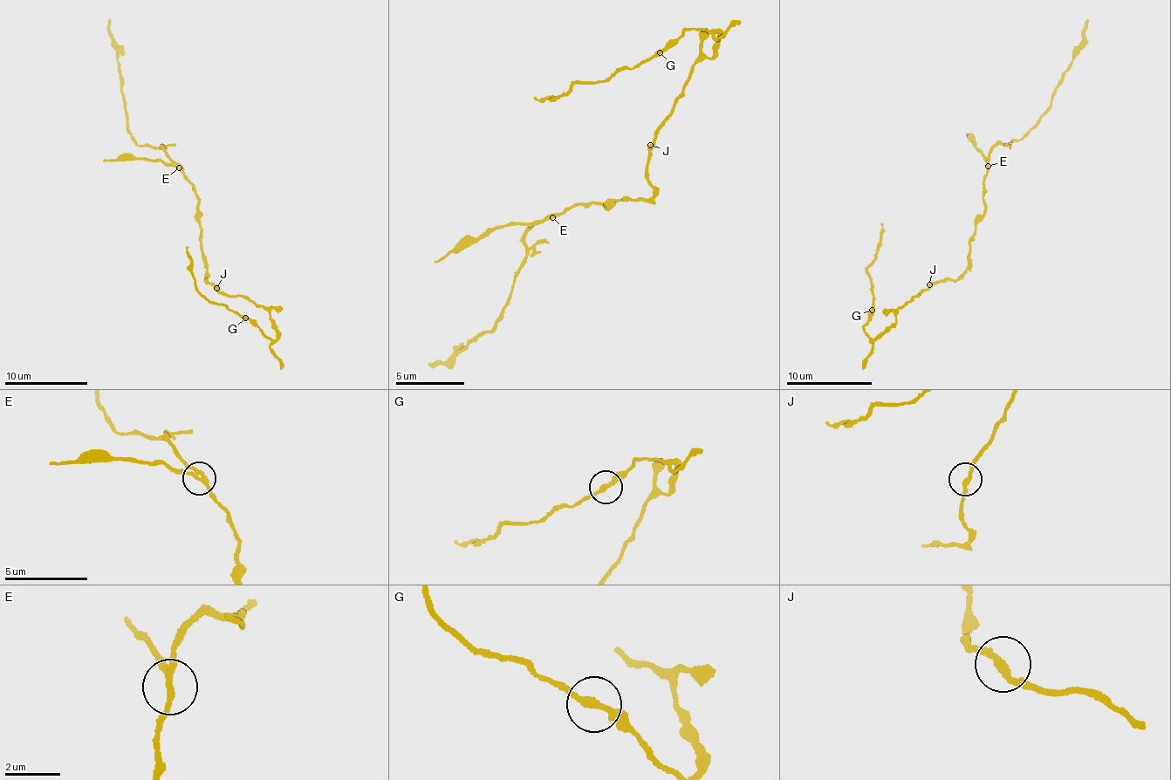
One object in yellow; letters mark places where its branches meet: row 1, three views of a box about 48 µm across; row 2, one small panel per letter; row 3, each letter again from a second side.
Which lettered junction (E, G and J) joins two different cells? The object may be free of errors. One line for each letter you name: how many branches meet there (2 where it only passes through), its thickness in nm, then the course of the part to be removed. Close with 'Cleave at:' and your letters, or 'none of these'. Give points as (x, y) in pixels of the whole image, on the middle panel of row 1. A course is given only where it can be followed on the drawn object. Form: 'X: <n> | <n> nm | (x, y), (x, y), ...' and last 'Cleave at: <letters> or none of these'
E: 3 | 190 nm | (551, 218), (498, 228), (433, 263)
Cleave at: E

